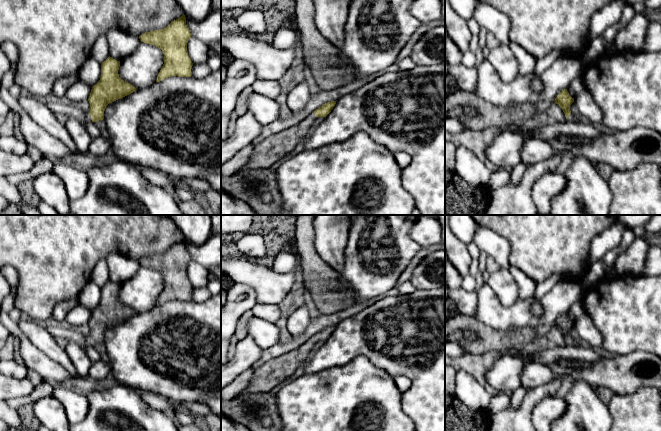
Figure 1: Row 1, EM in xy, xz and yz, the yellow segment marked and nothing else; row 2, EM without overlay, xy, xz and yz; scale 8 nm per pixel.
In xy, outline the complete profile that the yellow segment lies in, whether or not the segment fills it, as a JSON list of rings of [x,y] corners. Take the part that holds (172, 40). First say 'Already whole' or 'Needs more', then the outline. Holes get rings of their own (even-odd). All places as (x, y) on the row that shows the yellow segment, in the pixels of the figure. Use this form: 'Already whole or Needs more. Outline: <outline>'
Already whole. Outline: [[[186,17],[172,21],[166,28],[143,33],[139,39],[162,50],[164,64],[158,73],[156,82],[168,77],[191,77],[193,63],[187,52],[187,43],[191,33],[186,25]]]

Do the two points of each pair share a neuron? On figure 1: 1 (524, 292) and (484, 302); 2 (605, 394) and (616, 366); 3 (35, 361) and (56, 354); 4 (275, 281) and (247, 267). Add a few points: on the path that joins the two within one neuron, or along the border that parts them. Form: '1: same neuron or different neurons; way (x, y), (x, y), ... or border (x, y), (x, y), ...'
1: different neurons; border (531, 296), (519, 300)
2: different neurons; border (596, 387), (608, 387), (615, 393)
3: different neurons; border (30, 342), (58, 362), (67, 371)
4: same neuron; way (268, 281), (264, 281), (254, 274)

